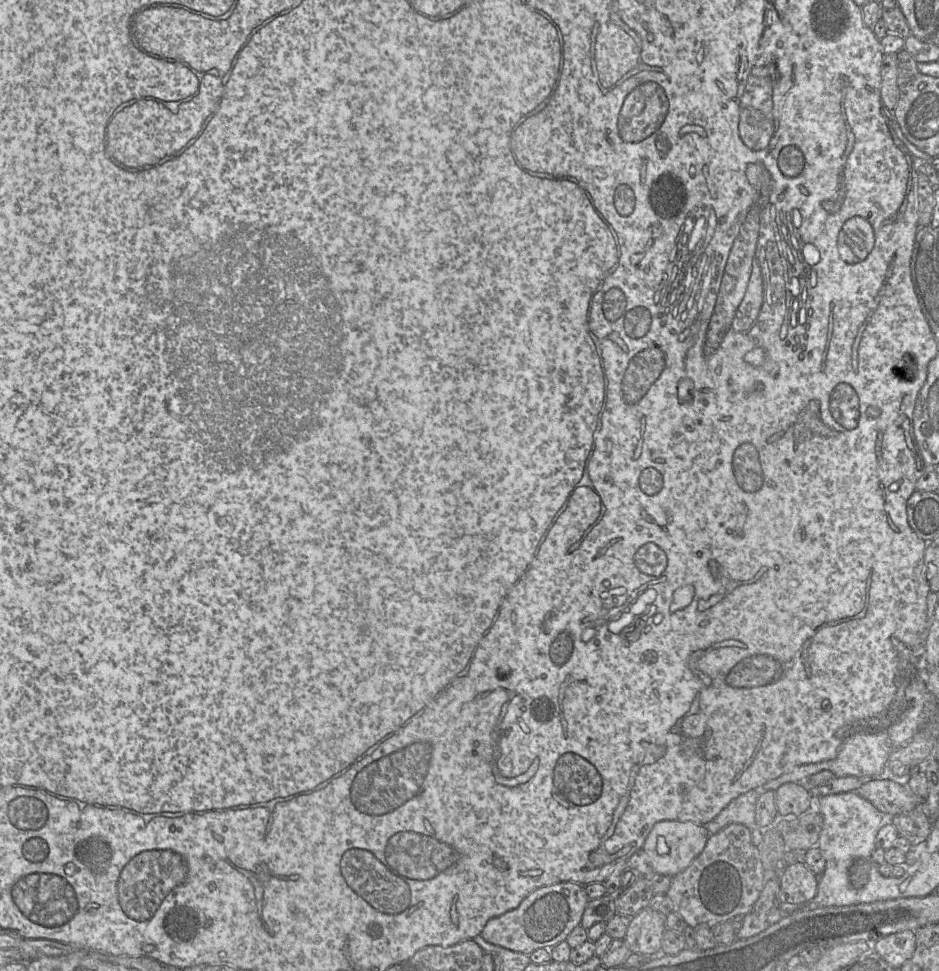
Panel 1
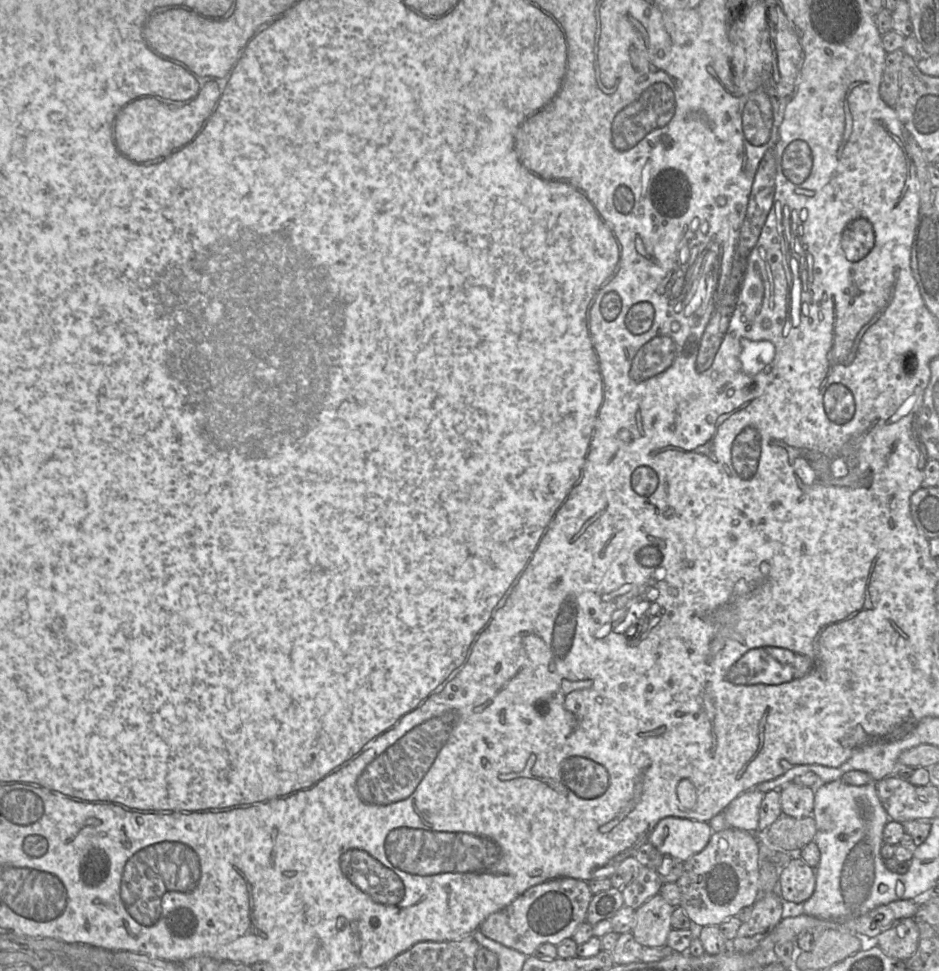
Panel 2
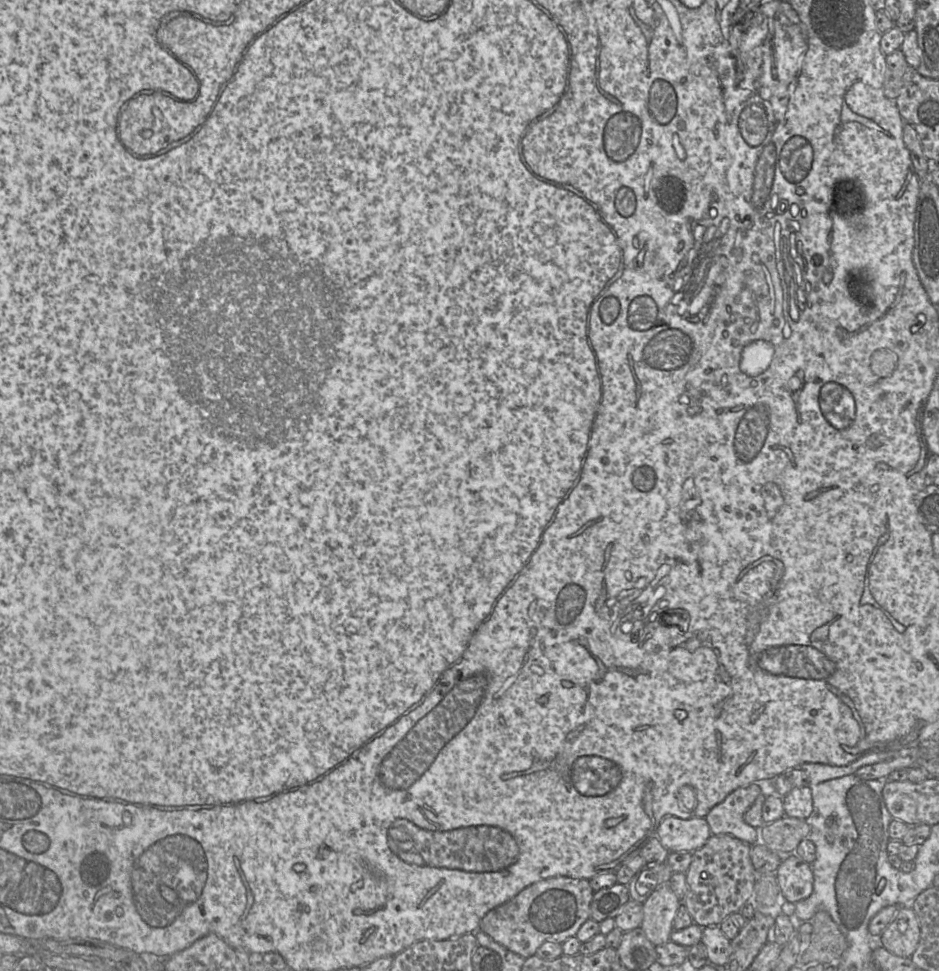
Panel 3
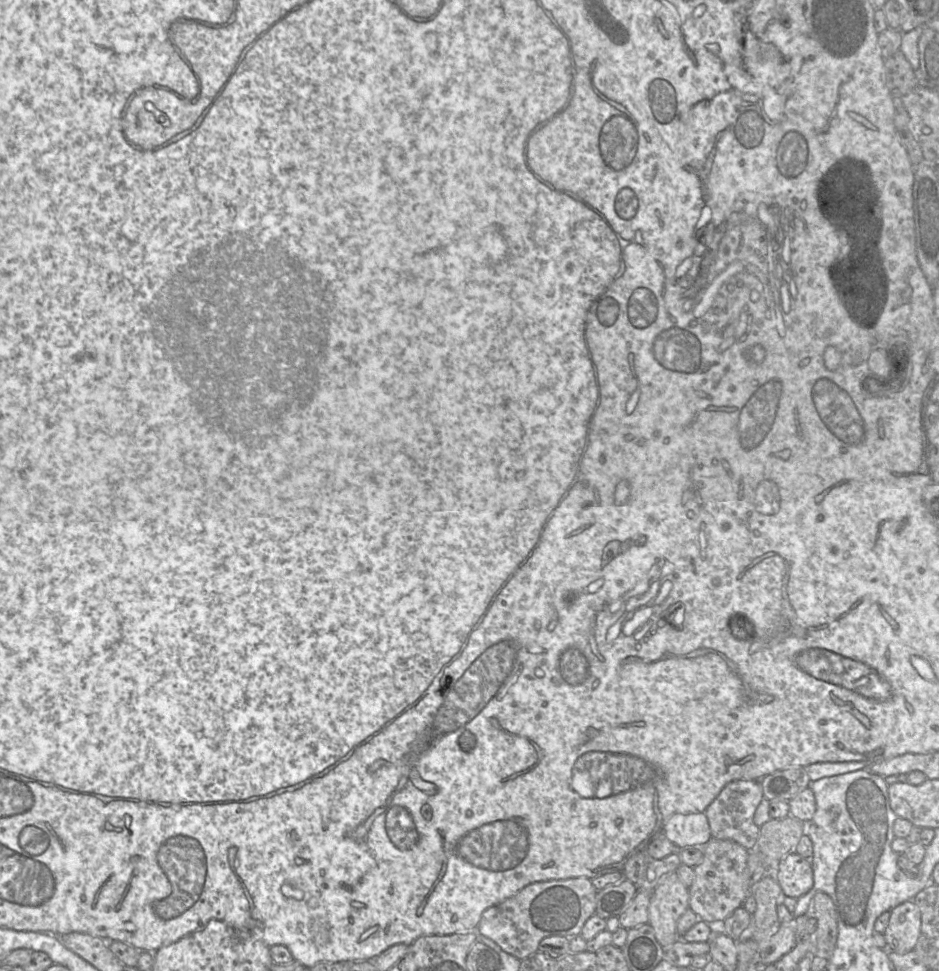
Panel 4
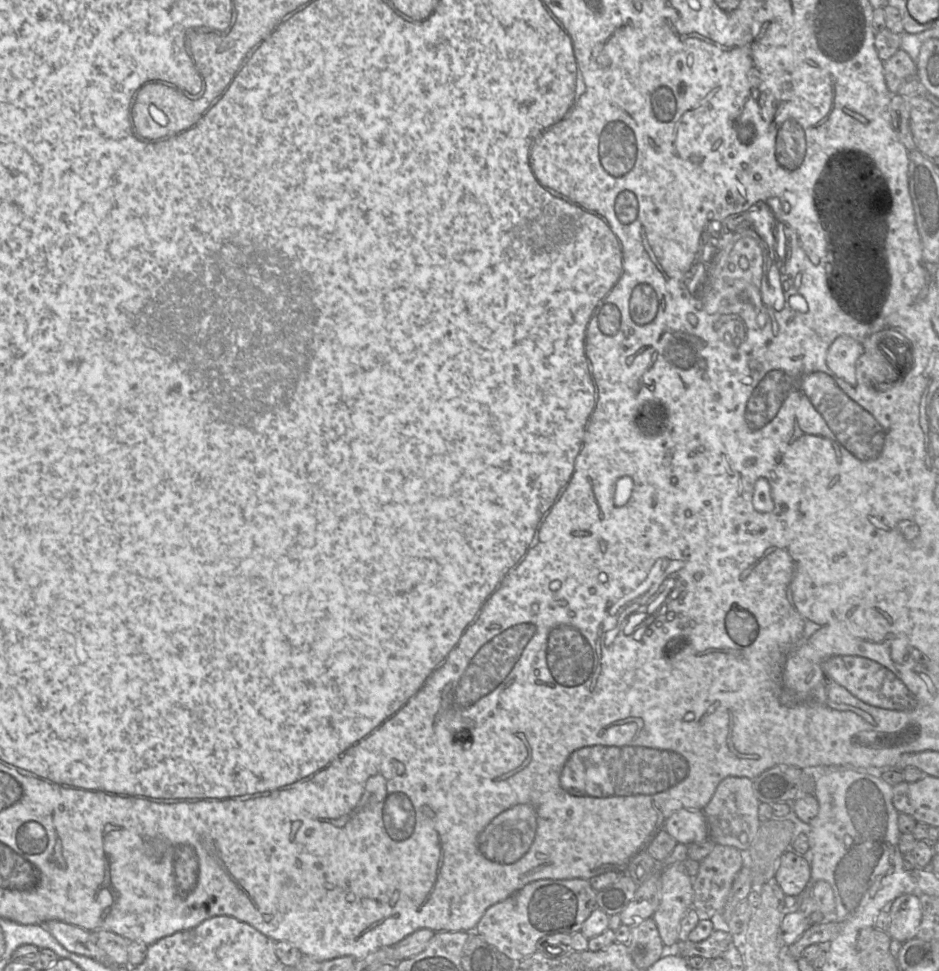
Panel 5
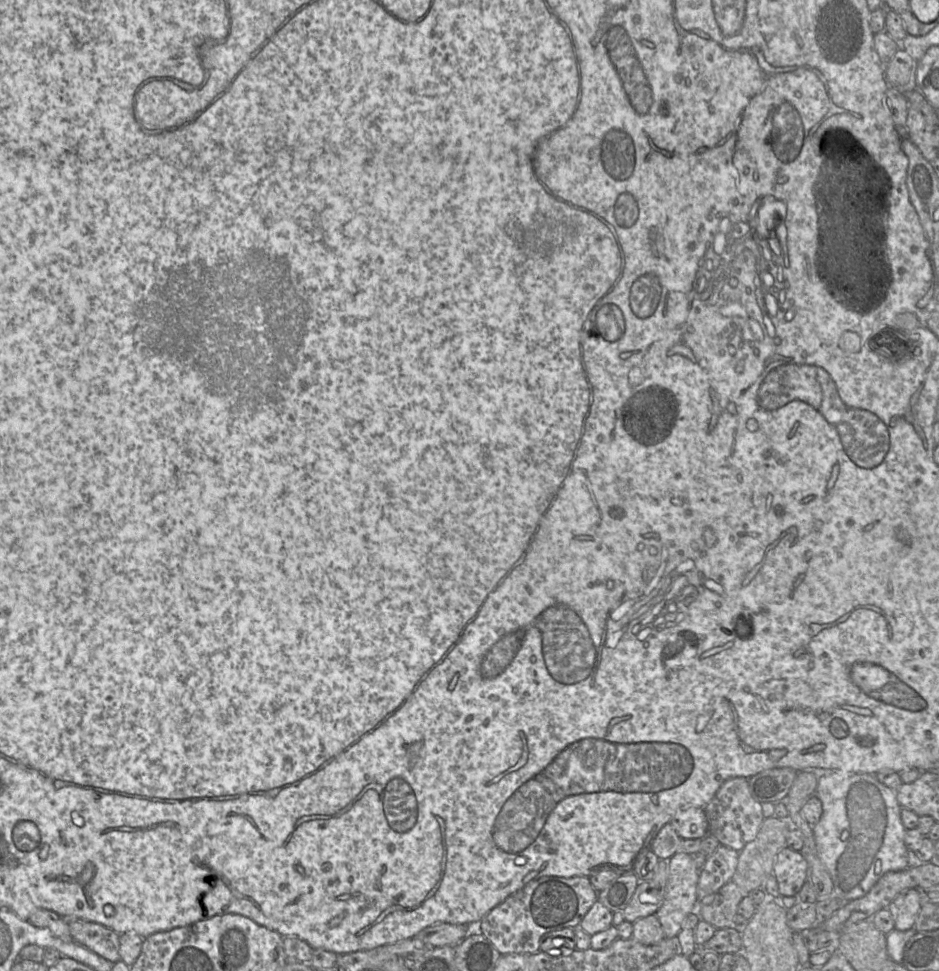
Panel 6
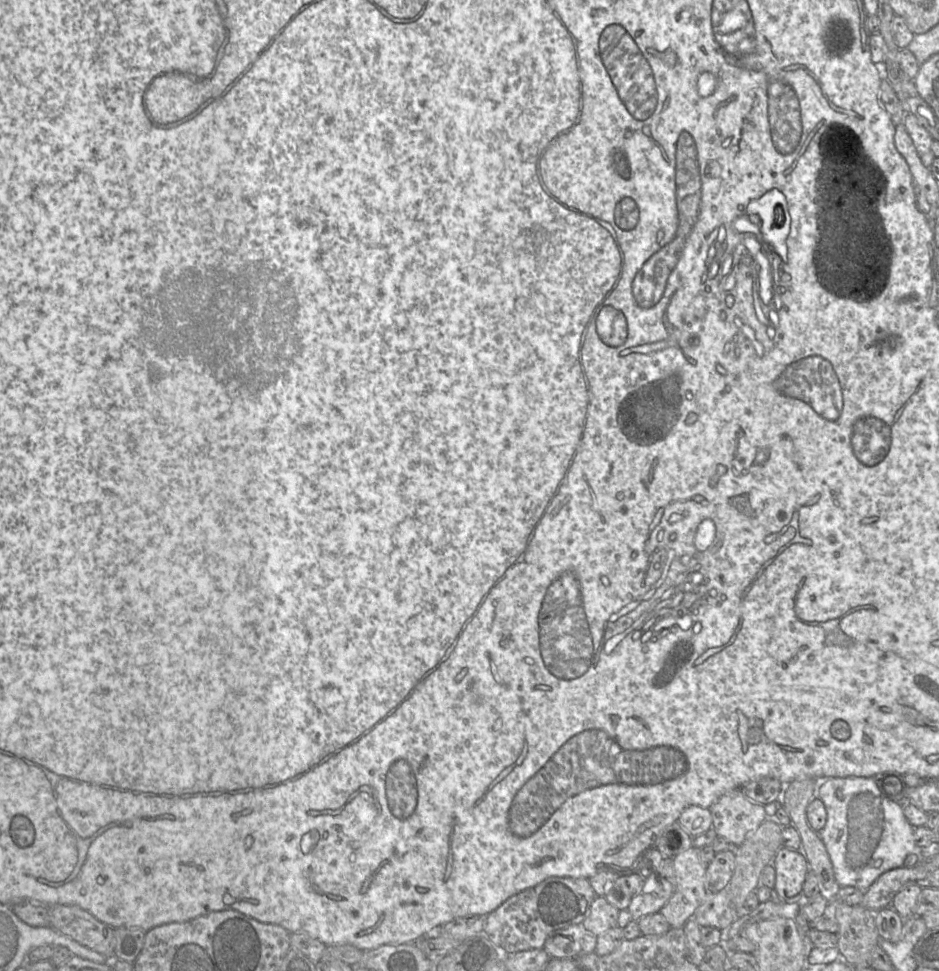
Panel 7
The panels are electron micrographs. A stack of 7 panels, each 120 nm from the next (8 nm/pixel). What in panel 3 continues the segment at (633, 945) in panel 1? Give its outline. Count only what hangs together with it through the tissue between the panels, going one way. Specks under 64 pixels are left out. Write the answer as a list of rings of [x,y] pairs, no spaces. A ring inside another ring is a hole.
[[[669,883],[659,886],[642,903],[643,920],[640,927],[655,947],[670,941],[673,921],[680,905],[681,901]]]

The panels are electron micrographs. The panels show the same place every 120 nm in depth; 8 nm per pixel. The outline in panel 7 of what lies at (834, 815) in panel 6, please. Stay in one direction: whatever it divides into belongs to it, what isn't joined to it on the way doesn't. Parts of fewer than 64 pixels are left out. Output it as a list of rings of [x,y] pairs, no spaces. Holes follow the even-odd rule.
[[[873,777],[830,778],[820,787],[819,796],[826,807],[827,821],[818,833],[833,865],[836,888],[852,886],[865,894],[880,875],[902,867],[909,854],[918,853],[914,842],[915,828],[905,817],[903,804],[884,798]]]

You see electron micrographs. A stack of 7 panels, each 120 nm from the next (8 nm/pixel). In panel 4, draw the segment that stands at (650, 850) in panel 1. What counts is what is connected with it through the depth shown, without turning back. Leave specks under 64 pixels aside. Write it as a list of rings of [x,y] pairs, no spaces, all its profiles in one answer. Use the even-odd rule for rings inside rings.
[[[704,812],[673,814],[665,822],[662,832],[678,850],[694,845],[705,846],[712,837]]]

